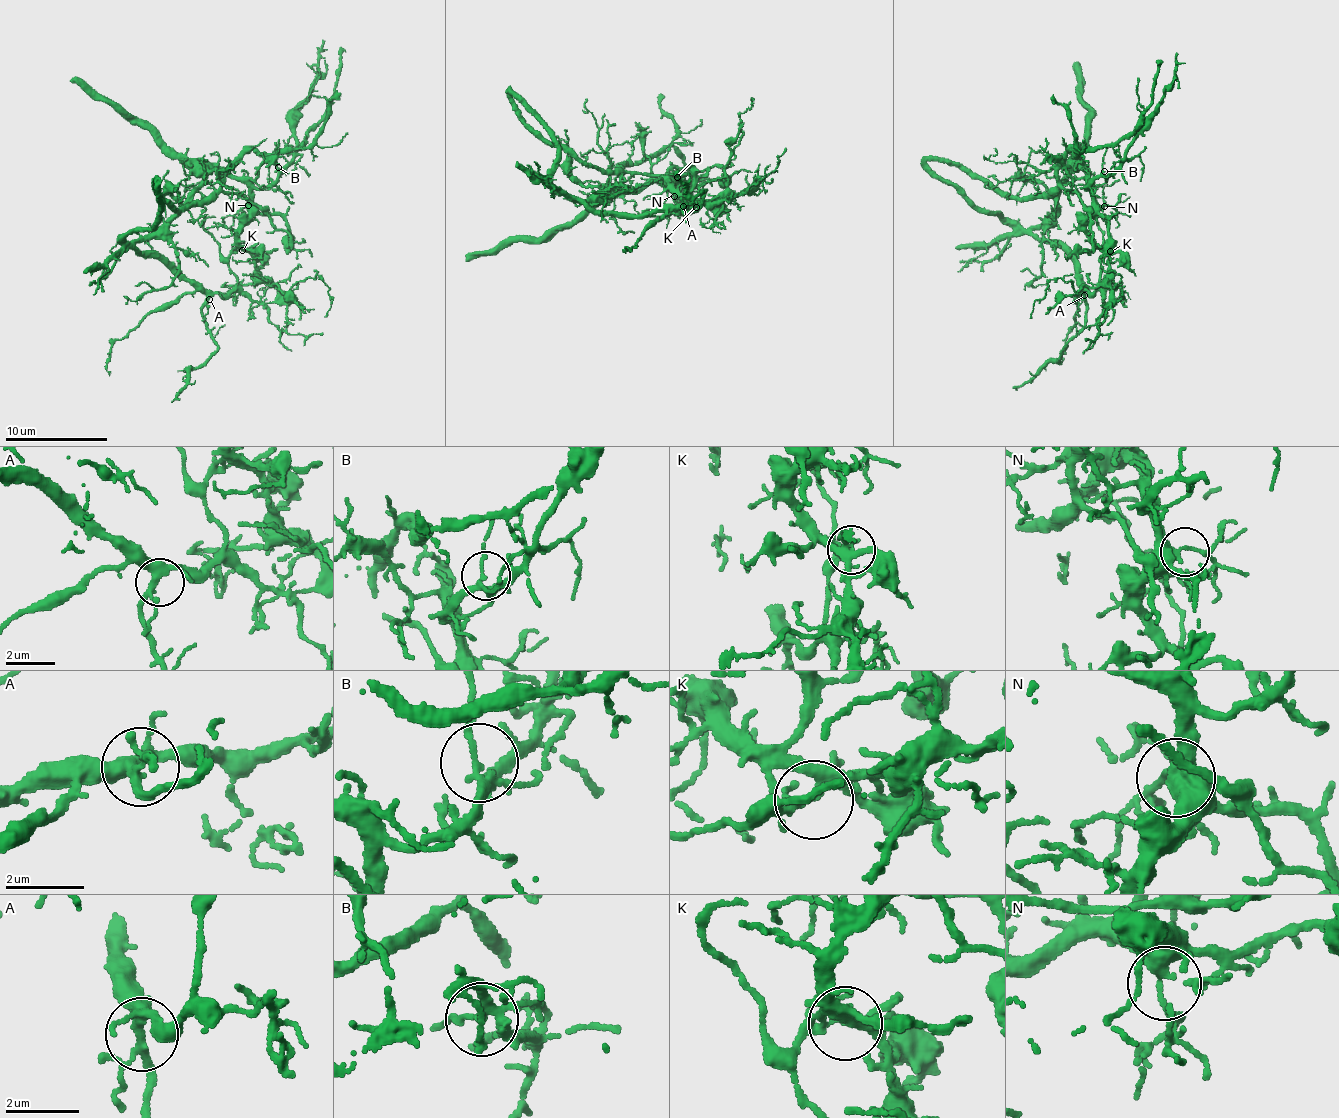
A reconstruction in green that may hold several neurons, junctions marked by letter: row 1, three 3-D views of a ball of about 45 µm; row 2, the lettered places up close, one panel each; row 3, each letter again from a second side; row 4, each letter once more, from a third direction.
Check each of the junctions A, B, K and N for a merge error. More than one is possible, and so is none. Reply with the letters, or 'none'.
K

